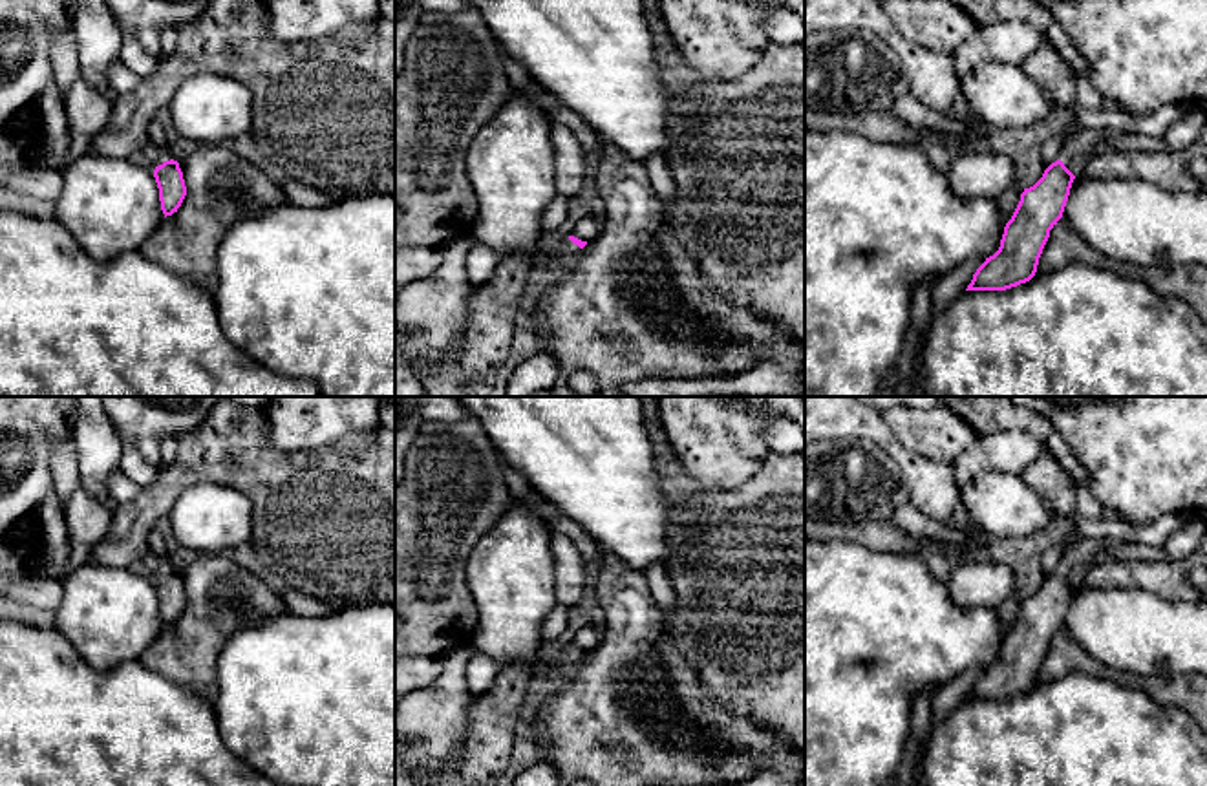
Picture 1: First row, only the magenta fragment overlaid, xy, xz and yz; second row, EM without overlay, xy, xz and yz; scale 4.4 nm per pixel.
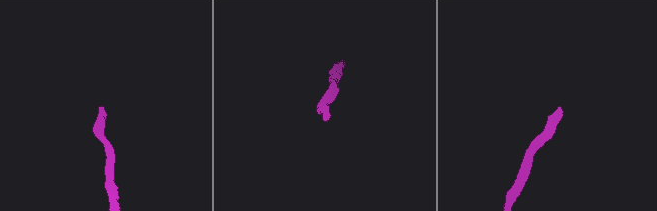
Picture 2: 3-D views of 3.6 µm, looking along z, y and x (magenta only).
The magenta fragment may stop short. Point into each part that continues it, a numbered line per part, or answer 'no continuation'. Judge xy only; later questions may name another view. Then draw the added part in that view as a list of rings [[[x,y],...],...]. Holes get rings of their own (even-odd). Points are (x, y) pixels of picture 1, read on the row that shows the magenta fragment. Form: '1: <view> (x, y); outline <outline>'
1: xy (156, 156); outline [[[150,139],[144,141],[141,152],[154,168],[172,159],[172,155],[163,146],[154,144]]]

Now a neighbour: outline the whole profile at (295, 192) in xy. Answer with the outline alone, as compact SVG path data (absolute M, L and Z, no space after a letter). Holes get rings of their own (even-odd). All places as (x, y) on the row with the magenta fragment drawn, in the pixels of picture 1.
M293 179L280 185L282 190L285 192L287 201L298 207L322 208L340 199L336 194L327 194L316 188L309 188Z

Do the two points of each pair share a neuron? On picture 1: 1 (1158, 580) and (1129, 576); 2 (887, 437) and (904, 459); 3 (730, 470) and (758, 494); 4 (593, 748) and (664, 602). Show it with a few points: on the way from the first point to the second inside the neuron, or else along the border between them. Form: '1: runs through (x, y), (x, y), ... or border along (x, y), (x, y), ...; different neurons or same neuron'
1: runs through (1151, 576), (1136, 576); same neuron
2: runs through (889, 443), (898, 454); same neuron
3: border along (770, 452), (743, 483), (719, 490), (703, 488); different neurons
4: border along (644, 573), (650, 594), (666, 618); different neurons

